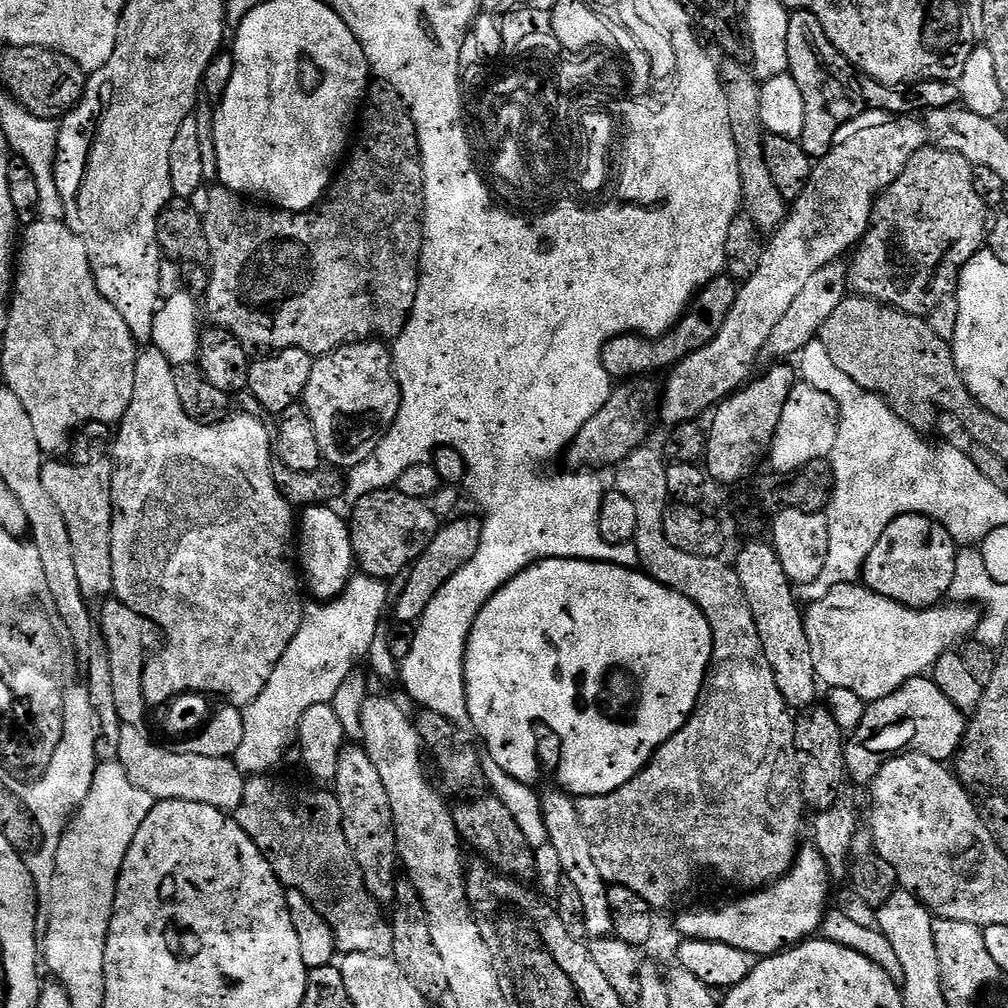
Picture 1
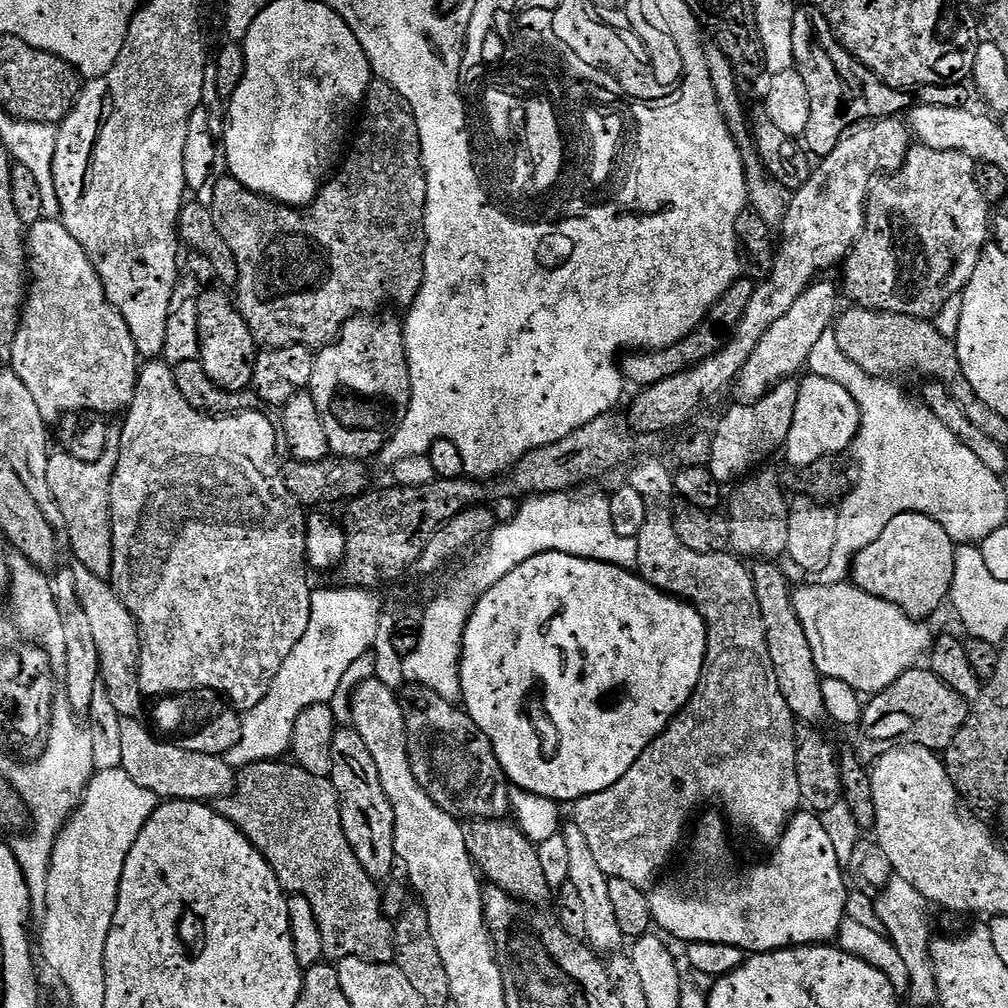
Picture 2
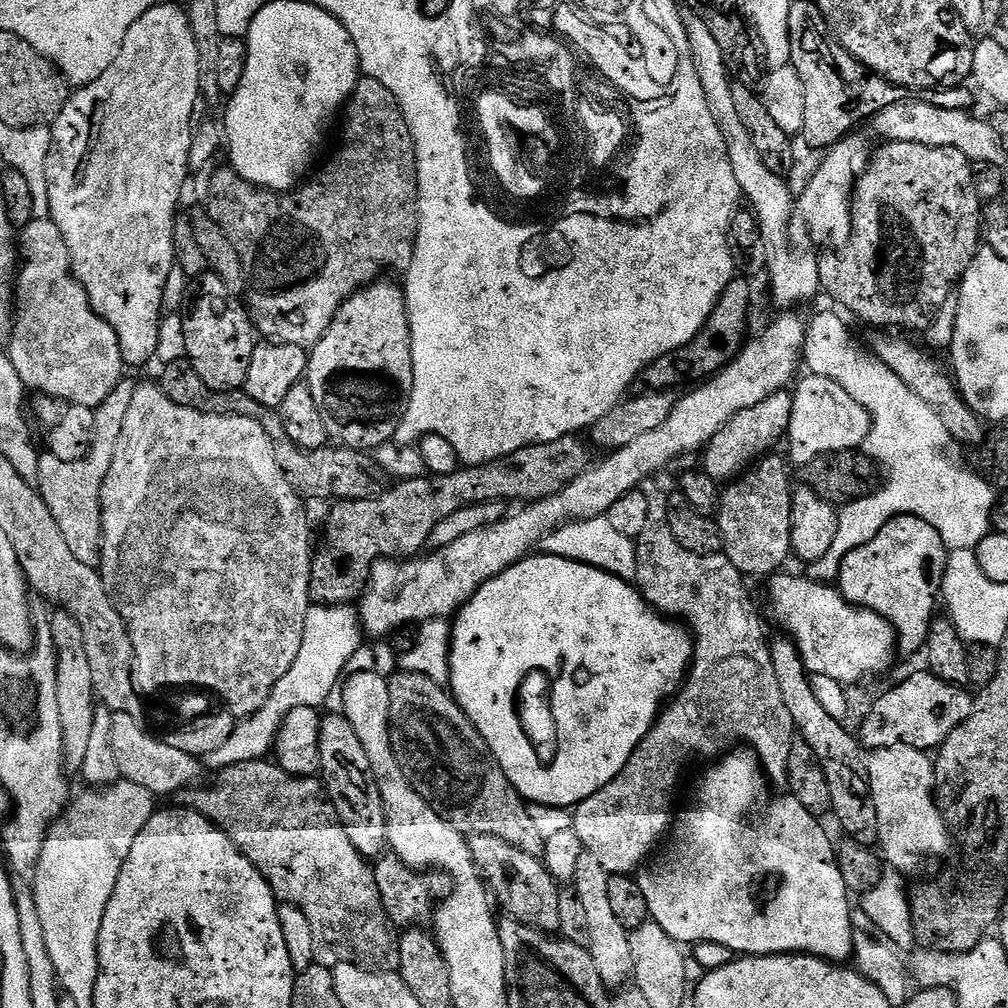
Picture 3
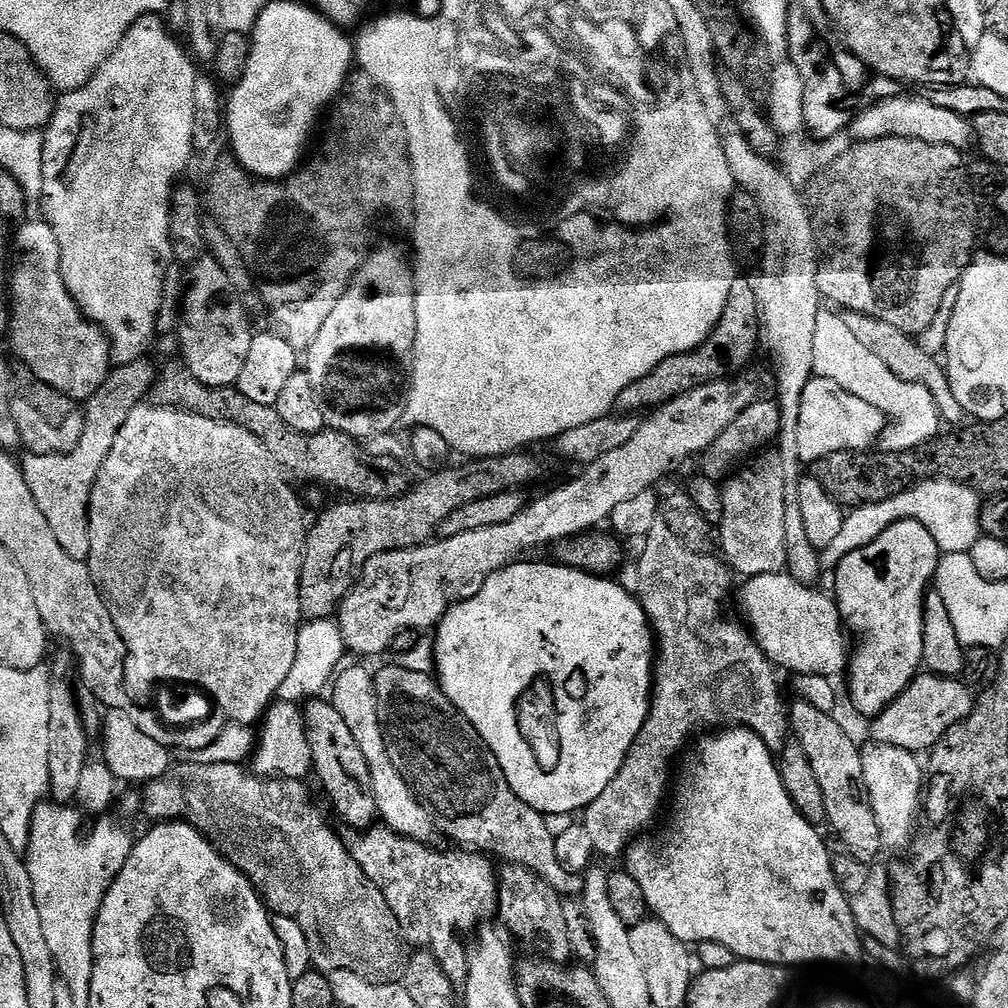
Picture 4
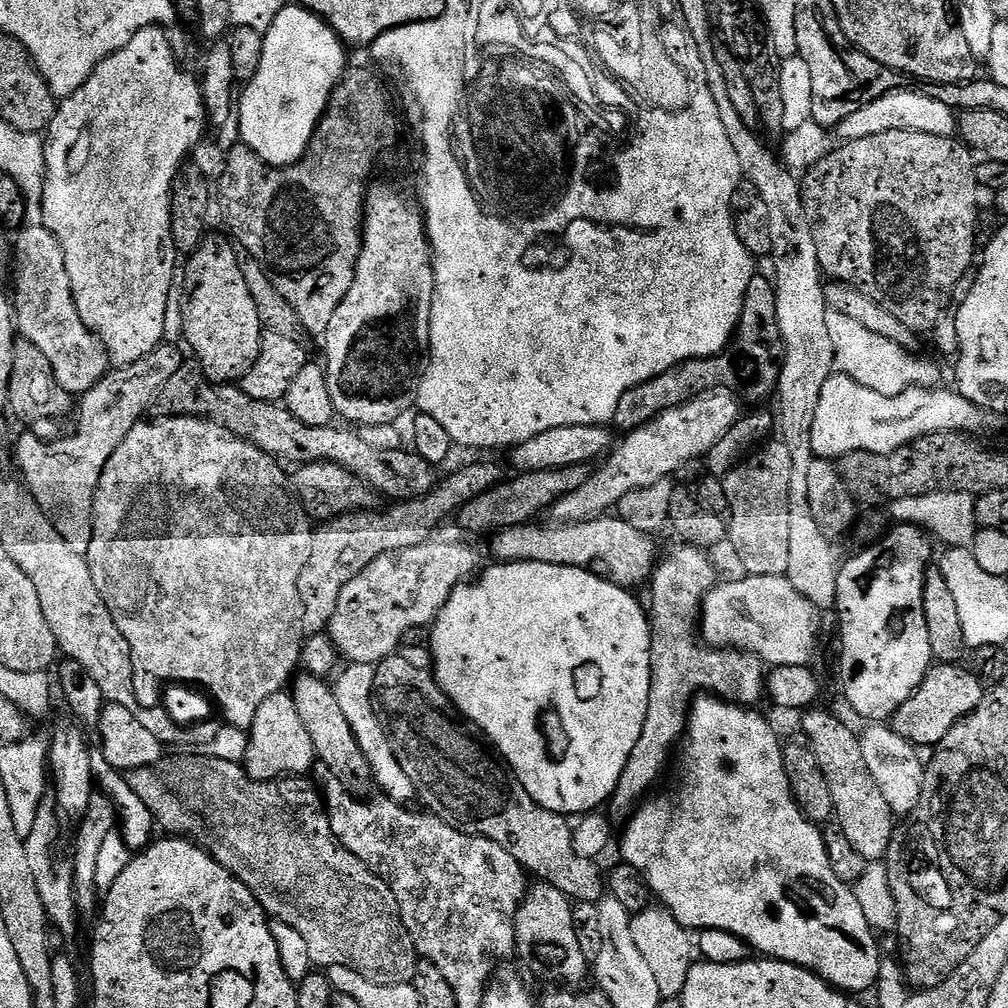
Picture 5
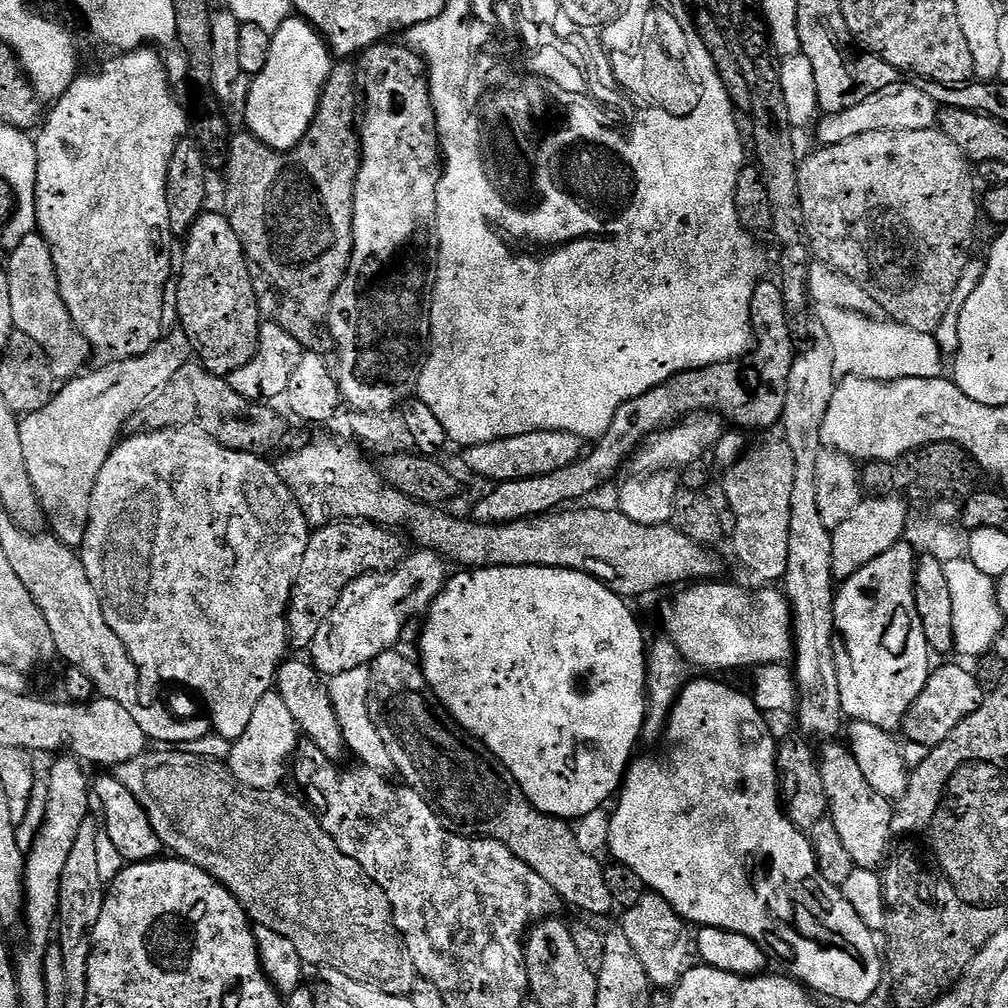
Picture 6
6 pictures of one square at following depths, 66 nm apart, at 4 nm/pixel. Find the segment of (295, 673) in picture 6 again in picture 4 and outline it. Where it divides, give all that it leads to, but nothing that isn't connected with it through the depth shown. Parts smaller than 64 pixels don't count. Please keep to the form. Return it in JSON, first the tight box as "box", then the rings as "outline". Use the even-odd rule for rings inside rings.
{"box":[303,698,378,830],"outline":[[[313,698],[307,701],[303,714],[308,727],[308,739],[312,743],[315,775],[320,775],[320,780],[324,783],[329,798],[336,803],[341,818],[346,823],[353,824],[353,829],[356,830],[373,827],[378,816],[374,782],[370,766],[366,762],[366,754],[362,754],[362,746],[358,746],[353,731],[350,726],[346,726],[346,718],[338,714],[335,704],[328,698]]]}

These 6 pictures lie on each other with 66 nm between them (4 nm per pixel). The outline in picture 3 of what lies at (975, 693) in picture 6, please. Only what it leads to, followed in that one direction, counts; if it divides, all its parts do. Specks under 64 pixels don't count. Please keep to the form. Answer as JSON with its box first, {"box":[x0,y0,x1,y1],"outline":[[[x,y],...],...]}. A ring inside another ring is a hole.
{"box":[858,670,974,750],"outline":[[[927,670],[916,672],[896,684],[885,696],[876,700],[868,712],[858,739],[865,749],[875,750],[890,746],[910,746],[921,750],[936,750],[958,725],[972,717],[974,696],[959,684],[947,684]]]}

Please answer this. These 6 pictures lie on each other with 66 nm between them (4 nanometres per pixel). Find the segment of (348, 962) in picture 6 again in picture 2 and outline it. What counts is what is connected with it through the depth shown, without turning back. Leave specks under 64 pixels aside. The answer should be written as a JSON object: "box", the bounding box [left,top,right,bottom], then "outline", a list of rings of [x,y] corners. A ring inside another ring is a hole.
{"box":[223,760,396,964],"outline":[[[263,760],[243,769],[239,773],[235,792],[223,801],[223,815],[260,851],[285,893],[301,896],[310,902],[310,910],[314,910],[324,943],[324,956],[329,961],[339,962],[353,956],[375,964],[393,963],[396,955],[392,941],[394,924],[391,919],[384,920],[380,913],[382,892],[376,889],[377,881],[358,862],[346,838],[340,817],[340,797],[336,795],[335,786],[331,779],[310,774],[295,763],[284,763]]]}

